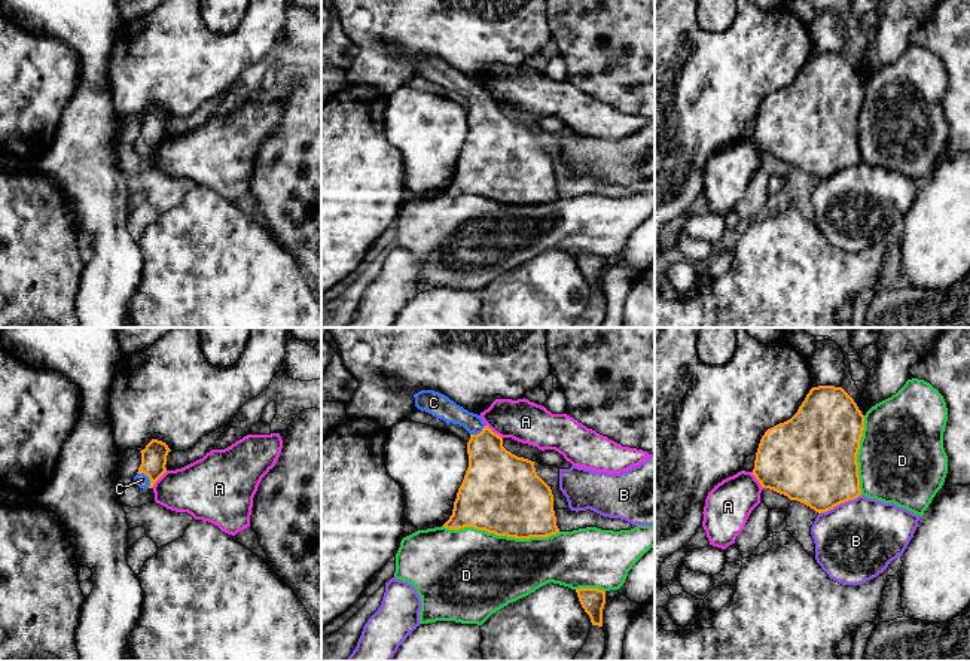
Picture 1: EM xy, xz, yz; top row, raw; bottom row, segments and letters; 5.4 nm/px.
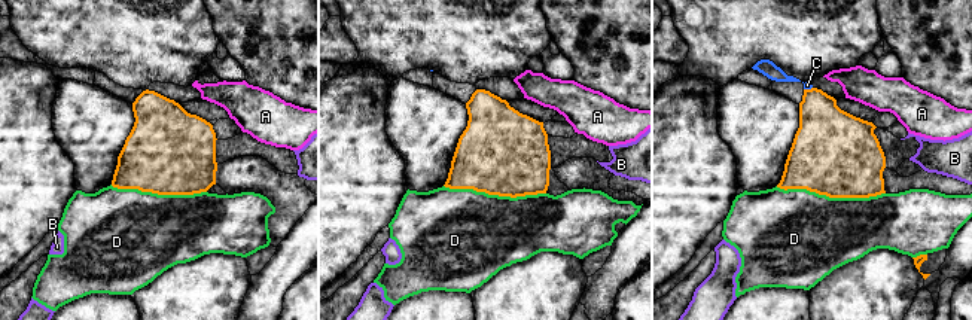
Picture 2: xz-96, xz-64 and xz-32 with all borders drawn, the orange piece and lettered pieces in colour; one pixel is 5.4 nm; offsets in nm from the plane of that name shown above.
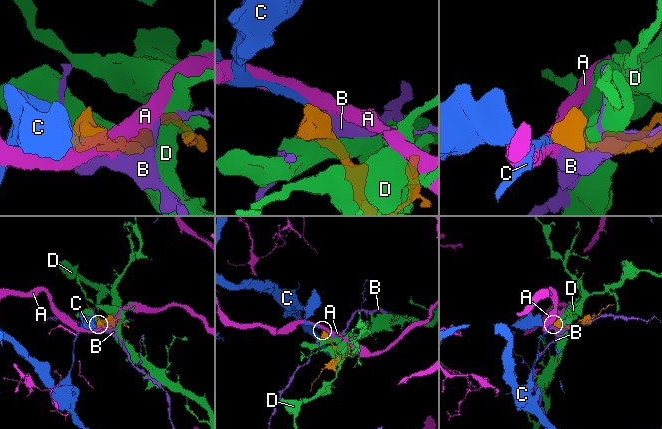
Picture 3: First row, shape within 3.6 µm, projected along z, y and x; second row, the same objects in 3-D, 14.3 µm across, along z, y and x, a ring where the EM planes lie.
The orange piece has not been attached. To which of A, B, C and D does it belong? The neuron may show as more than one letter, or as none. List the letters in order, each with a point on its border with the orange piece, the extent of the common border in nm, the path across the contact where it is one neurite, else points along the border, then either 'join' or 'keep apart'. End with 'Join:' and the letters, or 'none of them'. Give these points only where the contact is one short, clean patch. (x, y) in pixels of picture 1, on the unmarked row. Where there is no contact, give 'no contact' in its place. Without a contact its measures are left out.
A: xy (158, 145) | 130 nm | along xy (167, 137), (151, 154) | keep apart
B: yz (839, 170) | 260 nm | keep apart
C: xy (148, 142) | 110 nm | across xy (153, 124), (153, 131), (148, 142), (142, 146) | join
D: xz (502, 201) | 650 nm | keep apart
Join: C

